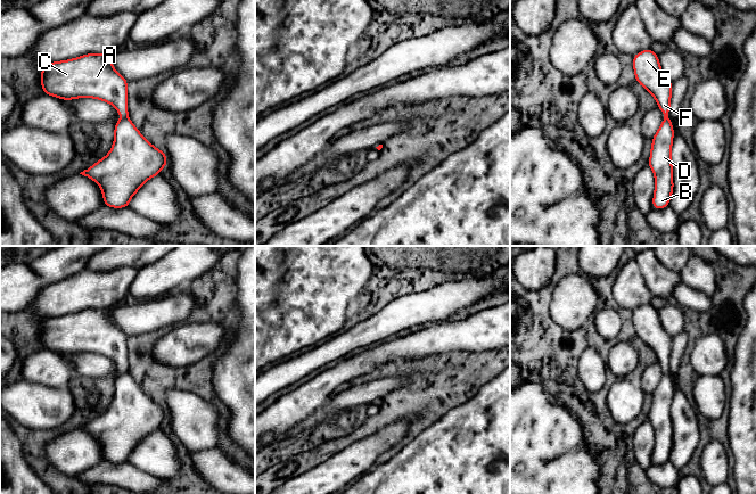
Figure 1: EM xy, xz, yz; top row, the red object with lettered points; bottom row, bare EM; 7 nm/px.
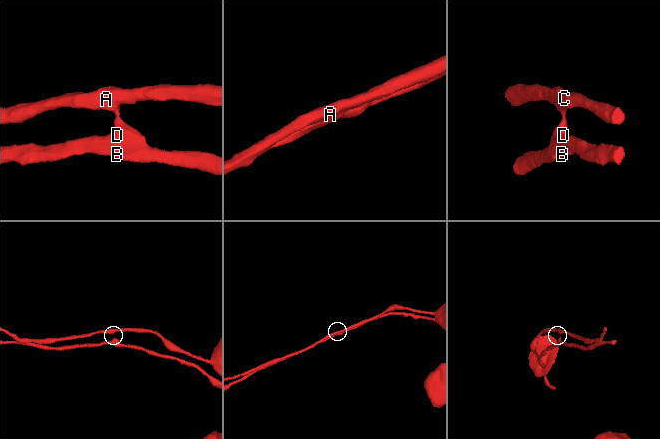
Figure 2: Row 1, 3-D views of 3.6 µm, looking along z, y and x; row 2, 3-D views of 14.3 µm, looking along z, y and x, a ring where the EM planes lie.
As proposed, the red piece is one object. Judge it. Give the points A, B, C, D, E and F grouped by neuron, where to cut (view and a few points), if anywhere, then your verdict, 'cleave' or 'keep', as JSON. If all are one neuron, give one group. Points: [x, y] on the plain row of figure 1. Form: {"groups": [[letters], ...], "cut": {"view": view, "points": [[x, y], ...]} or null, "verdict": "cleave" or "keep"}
{"groups": [["A", "C", "E", "F"], ["B", "D"]], "cut": {"view": "xy", "points": [[126, 370], [123, 372]]}, "verdict": "cleave"}

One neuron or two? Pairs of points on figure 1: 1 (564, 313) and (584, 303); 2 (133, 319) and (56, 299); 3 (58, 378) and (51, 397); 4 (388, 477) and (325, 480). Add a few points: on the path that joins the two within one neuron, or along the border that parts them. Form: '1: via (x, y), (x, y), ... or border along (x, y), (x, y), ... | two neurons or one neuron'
1: via (568, 309), (574, 303), (580, 303) | one neuron
2: border along (116, 304), (112, 307) | two neurons
3: border along (29, 381), (50, 387), (65, 387) | two neurons
4: border along (366, 471), (352, 482) | two neurons

